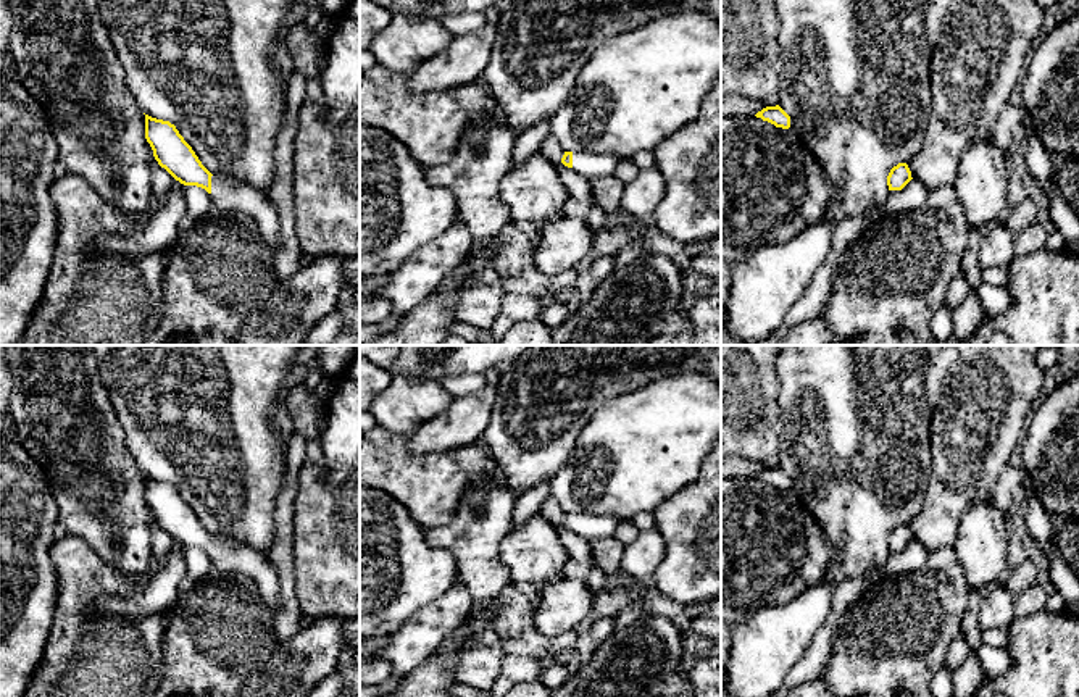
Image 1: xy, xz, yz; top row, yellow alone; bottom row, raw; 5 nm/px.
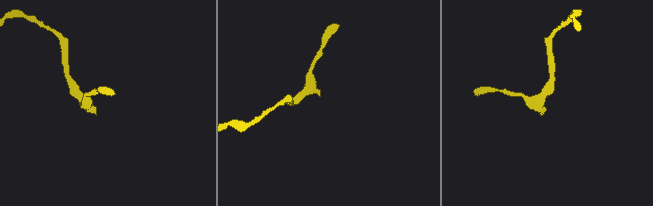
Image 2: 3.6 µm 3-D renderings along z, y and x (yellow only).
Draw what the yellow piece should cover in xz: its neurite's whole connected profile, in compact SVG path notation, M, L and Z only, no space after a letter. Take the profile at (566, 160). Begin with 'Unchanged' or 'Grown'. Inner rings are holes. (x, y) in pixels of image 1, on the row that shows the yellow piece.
Grown. M564 152L561 163L573 171L594 179L614 173L623 160L613 153Z

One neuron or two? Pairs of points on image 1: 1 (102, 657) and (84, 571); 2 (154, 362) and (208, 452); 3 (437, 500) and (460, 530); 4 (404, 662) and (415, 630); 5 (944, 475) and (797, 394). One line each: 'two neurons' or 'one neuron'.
1: one neuron
2: one neuron
3: two neurons
4: one neuron
5: two neurons

